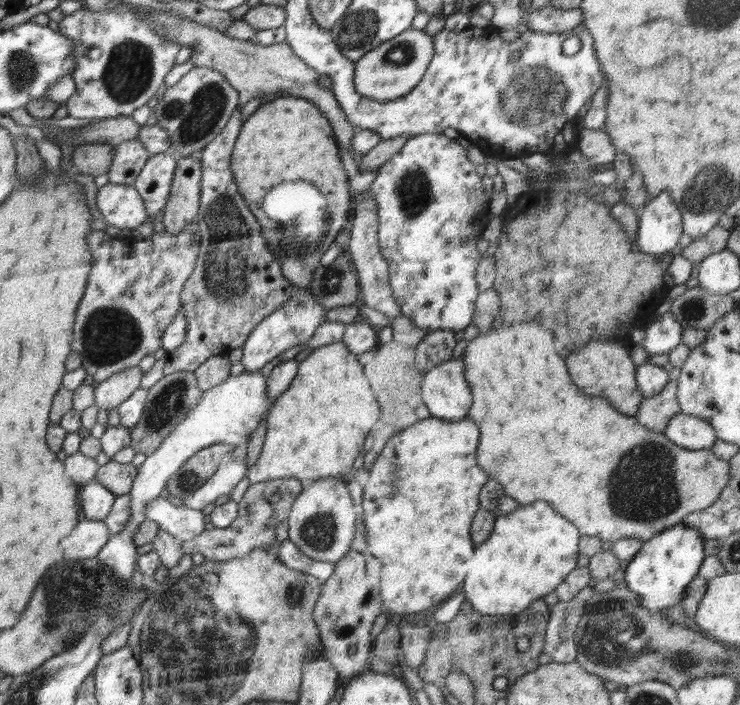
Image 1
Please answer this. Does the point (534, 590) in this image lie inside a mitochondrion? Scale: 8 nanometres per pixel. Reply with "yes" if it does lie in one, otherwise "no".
no

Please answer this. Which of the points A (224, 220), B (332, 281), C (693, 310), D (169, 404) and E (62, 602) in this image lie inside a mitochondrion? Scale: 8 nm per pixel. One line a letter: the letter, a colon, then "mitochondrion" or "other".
A: mitochondrion
B: mitochondrion
C: mitochondrion
D: mitochondrion
E: mitochondrion

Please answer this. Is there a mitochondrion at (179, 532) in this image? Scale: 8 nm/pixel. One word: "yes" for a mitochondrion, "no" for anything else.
no

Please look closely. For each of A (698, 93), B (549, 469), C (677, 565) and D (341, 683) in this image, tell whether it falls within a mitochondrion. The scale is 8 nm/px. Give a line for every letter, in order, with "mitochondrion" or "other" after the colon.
A: other
B: other
C: other
D: other

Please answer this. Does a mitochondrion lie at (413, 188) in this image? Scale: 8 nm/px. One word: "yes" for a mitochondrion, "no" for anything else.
yes

